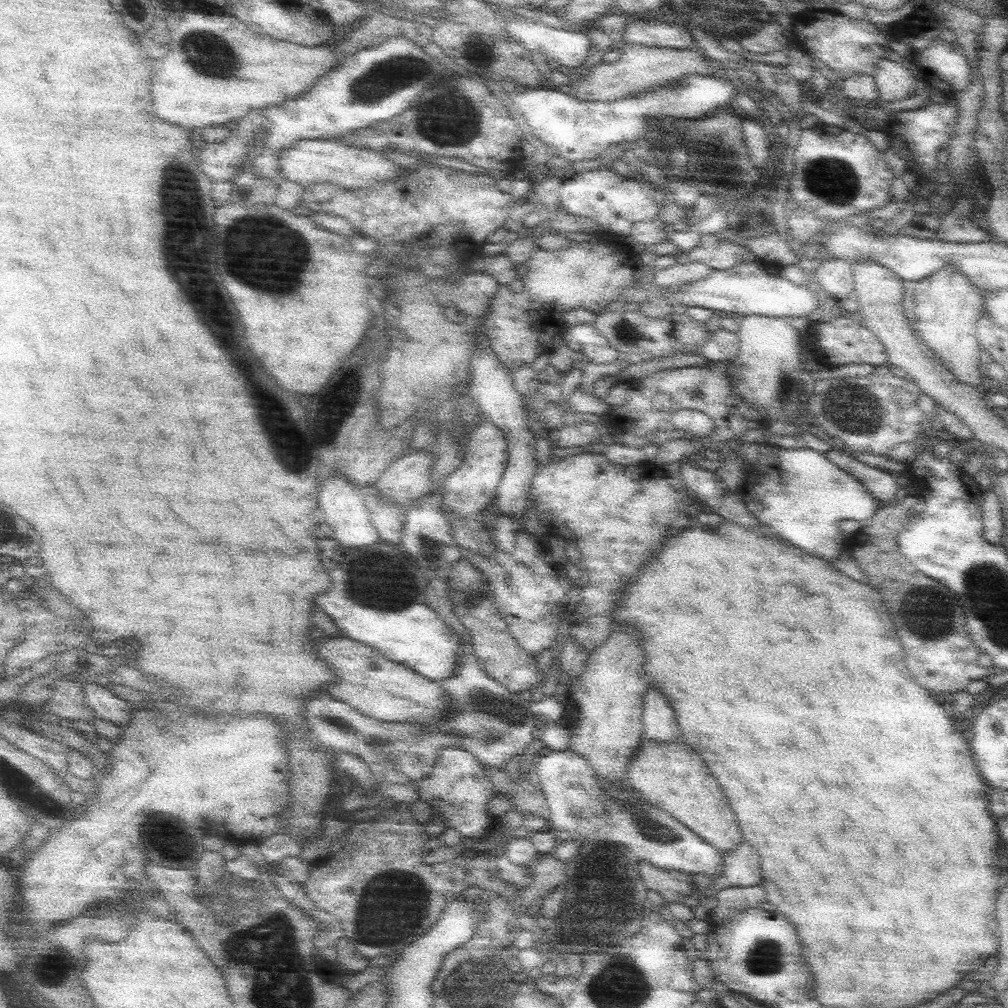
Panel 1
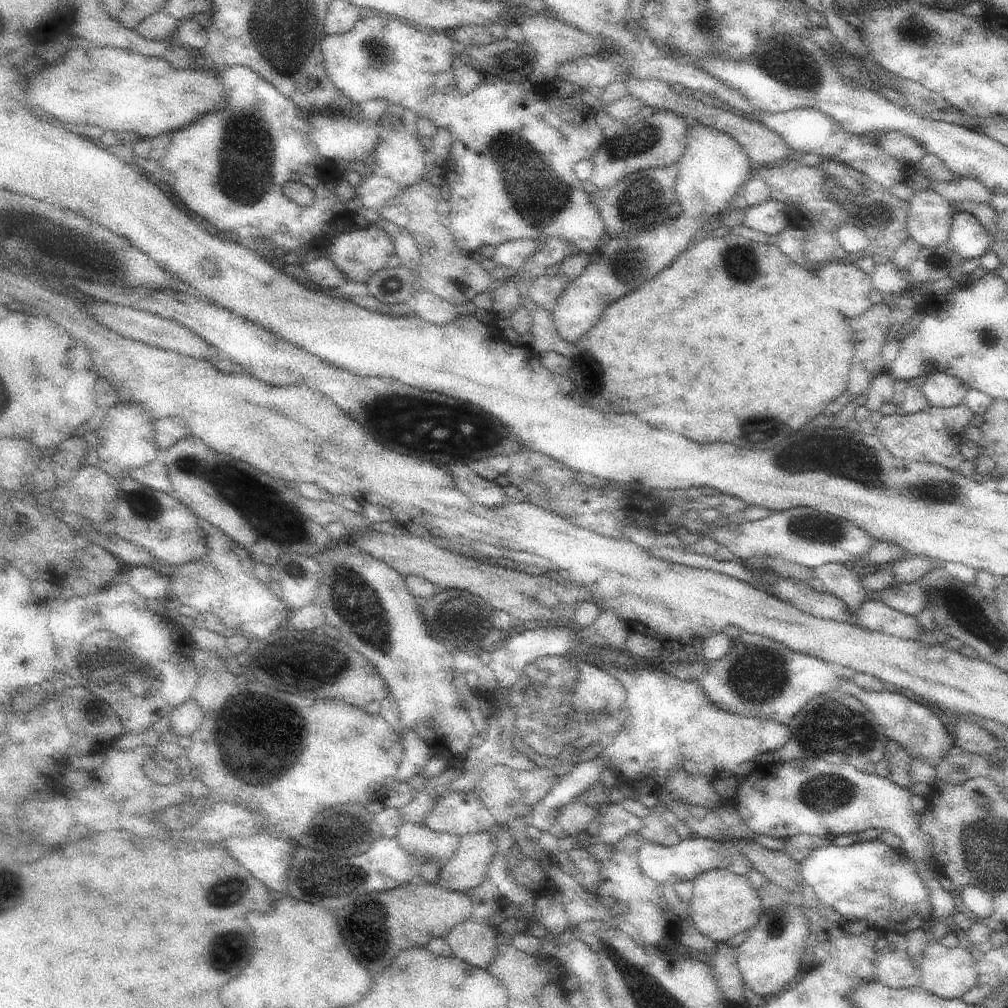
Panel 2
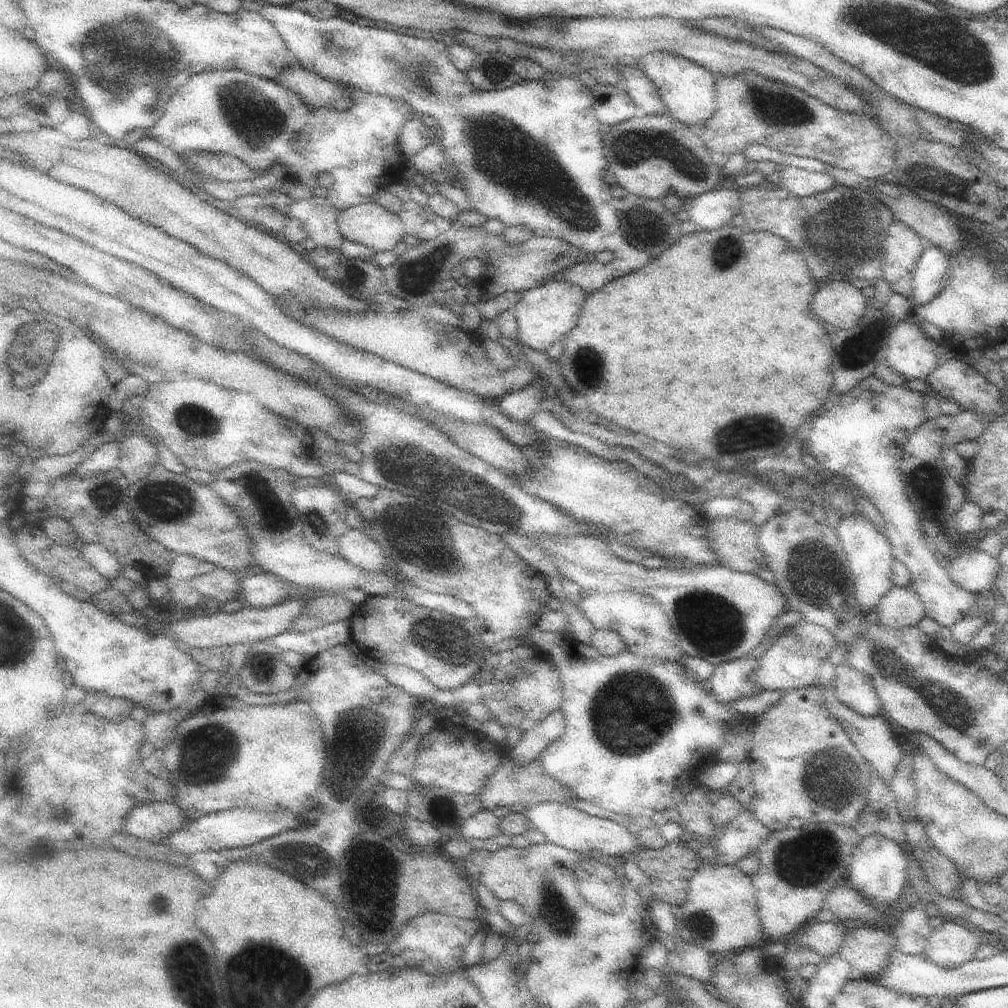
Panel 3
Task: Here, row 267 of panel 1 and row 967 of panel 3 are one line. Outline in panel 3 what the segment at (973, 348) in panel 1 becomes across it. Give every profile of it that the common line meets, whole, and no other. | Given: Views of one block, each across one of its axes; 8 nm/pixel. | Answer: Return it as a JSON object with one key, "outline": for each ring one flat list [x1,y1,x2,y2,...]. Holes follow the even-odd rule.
{"outline":[[945,918,940,928,931,932,923,955,938,964,940,968,953,969,974,960,974,955,982,944,1003,947,998,934,982,931,974,934,968,928]]}

